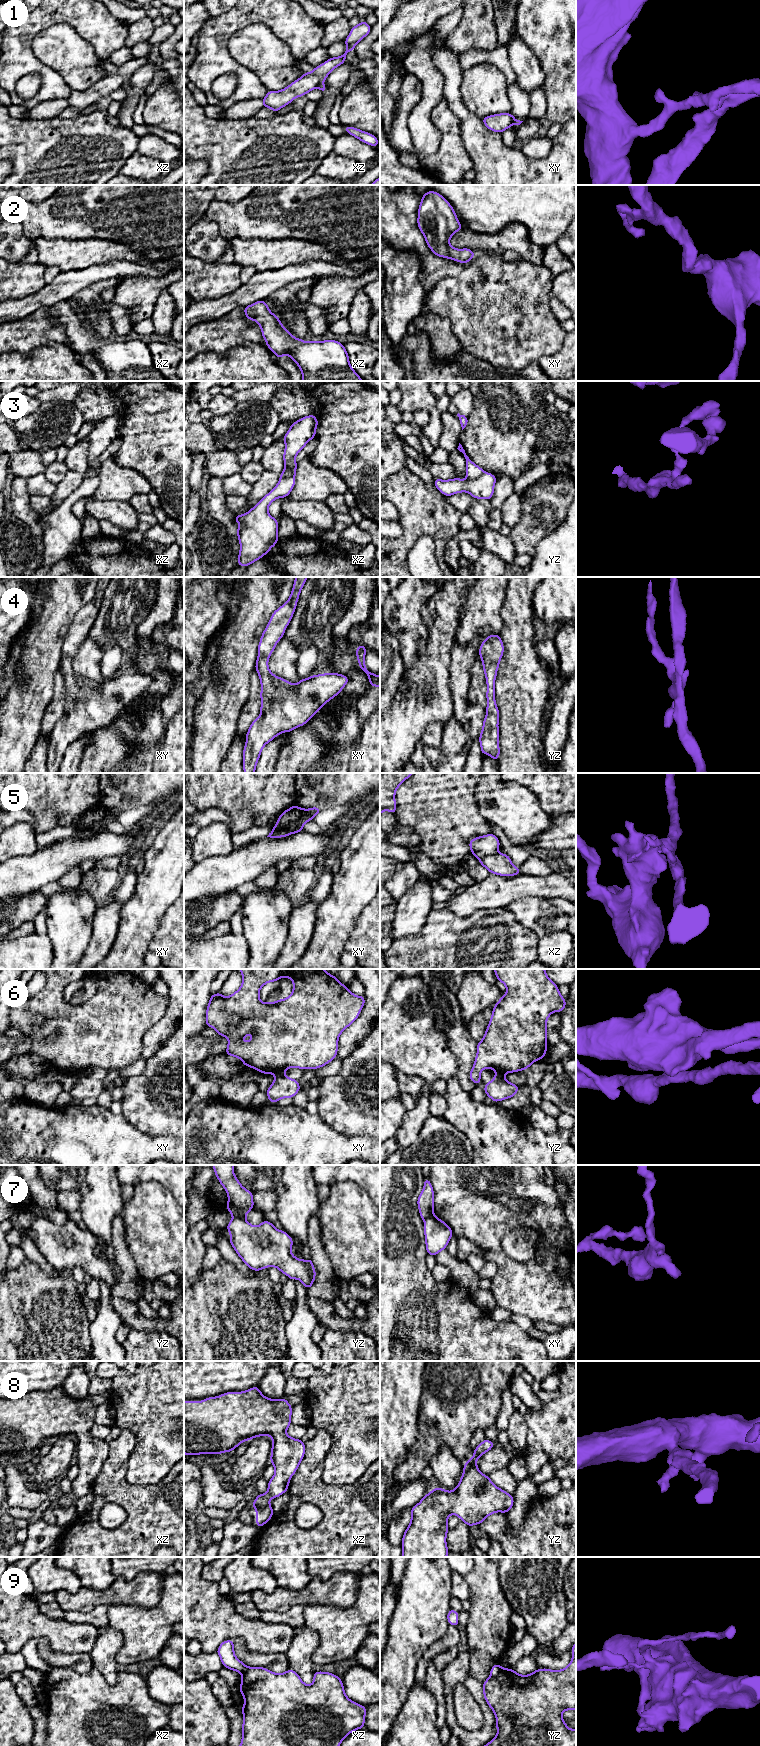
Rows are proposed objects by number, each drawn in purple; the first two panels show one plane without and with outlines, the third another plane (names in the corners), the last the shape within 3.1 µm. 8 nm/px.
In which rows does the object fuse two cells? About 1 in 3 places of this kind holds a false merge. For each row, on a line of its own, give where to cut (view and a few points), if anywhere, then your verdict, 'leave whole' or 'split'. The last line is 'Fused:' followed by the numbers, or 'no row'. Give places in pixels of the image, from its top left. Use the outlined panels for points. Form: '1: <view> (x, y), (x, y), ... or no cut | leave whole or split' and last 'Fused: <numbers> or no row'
1: xy (515, 120), (513, 123) | split
2: no cut | leave whole
3: yz (483, 471), (476, 478), (468, 479) | split
4: no cut | leave whole
5: xy (299, 807), (299, 815), (297, 817), (284, 826), (273, 830) | split
6: xy (282, 1072), (275, 1075) | split
7: yz (233, 1216), (244, 1219) | split
8: no cut | leave whole
9: yz (501, 1668), (490, 1677) | split
Fused: 1, 3, 5, 6, 7, 9

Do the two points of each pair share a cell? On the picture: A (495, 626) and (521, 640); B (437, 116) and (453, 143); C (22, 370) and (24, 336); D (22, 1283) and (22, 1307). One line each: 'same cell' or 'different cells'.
A: different cells
B: same cell
C: different cells
D: same cell

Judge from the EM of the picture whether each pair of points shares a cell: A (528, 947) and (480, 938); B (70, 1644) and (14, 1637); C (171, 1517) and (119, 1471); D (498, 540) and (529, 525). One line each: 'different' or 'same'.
A: same
B: same
C: same
D: different

